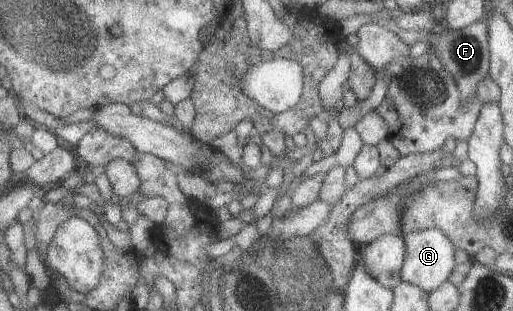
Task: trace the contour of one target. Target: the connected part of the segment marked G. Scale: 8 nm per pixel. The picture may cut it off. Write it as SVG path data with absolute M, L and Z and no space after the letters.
M437 228L419 230L404 235L406 243L405 266L402 269L402 282L409 282L432 294L438 287L448 282L457 264L457 245Z

